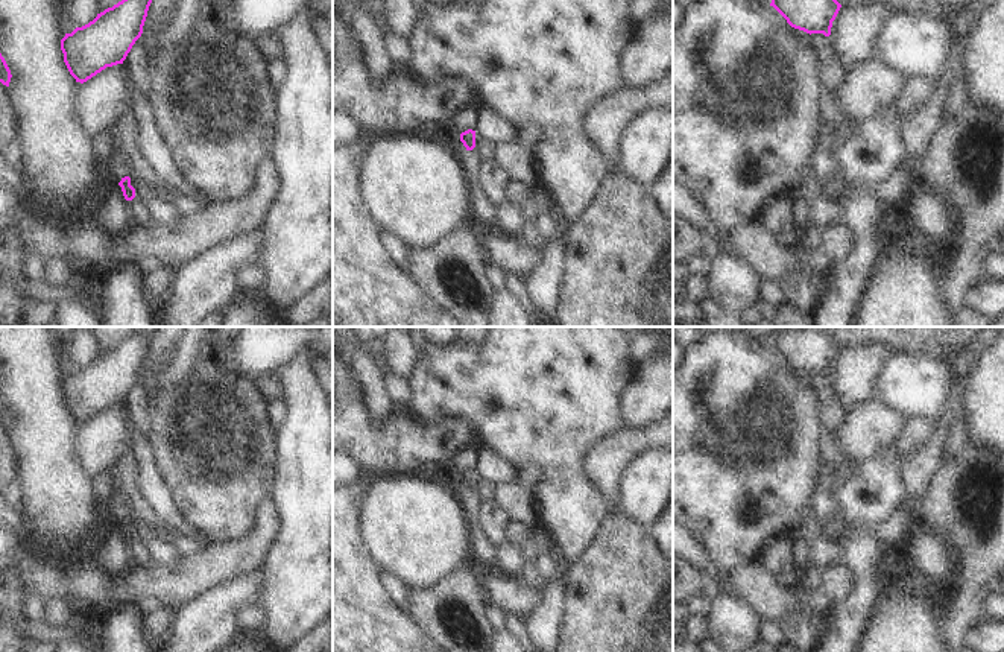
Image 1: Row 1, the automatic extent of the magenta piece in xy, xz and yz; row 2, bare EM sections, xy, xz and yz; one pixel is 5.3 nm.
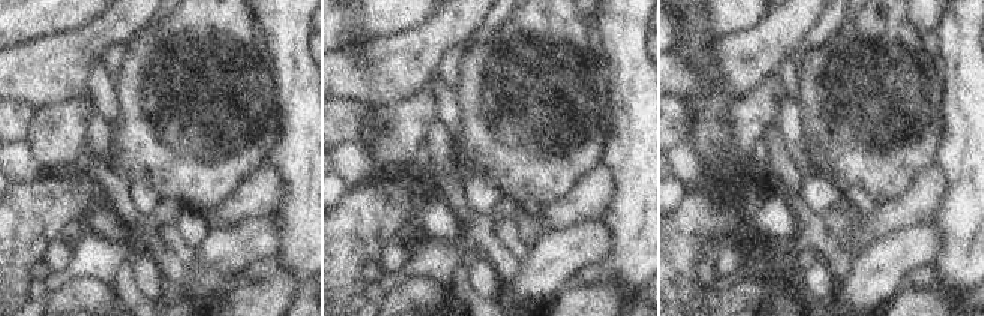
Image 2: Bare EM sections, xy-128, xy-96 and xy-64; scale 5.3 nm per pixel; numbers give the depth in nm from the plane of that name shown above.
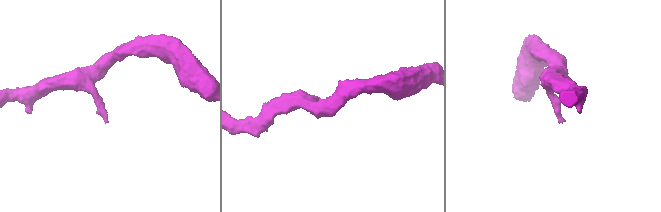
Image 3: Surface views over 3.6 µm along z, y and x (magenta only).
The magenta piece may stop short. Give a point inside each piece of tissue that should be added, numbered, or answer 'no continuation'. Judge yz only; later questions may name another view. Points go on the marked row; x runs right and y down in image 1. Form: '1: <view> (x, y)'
no continuation

